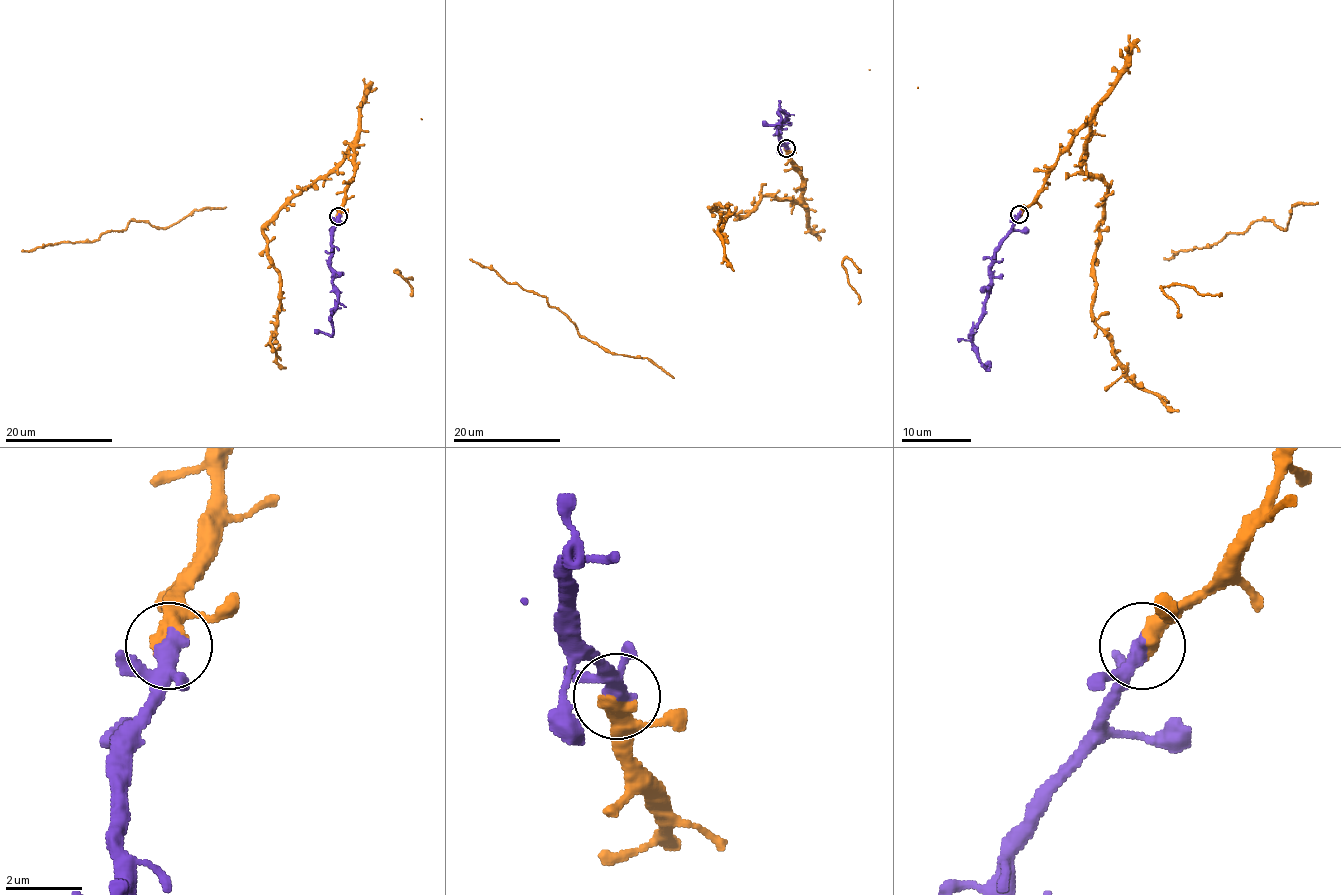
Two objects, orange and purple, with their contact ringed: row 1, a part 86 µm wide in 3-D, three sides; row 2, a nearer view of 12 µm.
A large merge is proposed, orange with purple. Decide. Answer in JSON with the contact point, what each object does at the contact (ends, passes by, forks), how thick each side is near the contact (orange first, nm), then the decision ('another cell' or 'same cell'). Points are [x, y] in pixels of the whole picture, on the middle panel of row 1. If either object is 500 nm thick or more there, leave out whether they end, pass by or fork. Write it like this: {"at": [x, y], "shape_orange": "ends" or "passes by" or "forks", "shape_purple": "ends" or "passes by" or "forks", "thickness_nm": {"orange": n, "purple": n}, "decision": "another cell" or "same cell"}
{"at": [786, 148], "thickness_nm": {"orange": 500, "purple": 280}, "decision": "same cell"}

